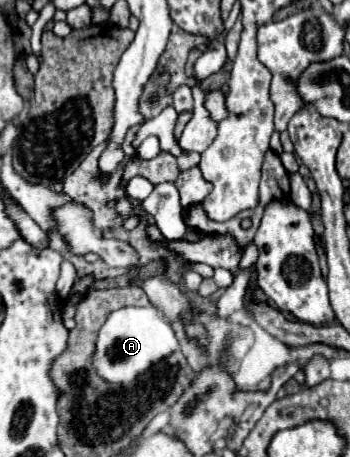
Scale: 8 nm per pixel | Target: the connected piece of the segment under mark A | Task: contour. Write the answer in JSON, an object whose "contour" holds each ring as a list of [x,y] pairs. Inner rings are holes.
{"contour":[[[123,307],[113,311],[105,325],[99,329],[95,353],[93,353],[93,367],[95,373],[105,379],[107,383],[119,383],[127,385],[133,383],[147,367],[153,367],[155,363],[167,359],[167,355],[173,355],[179,349],[179,341],[175,337],[175,331],[171,323],[153,307]]]}

